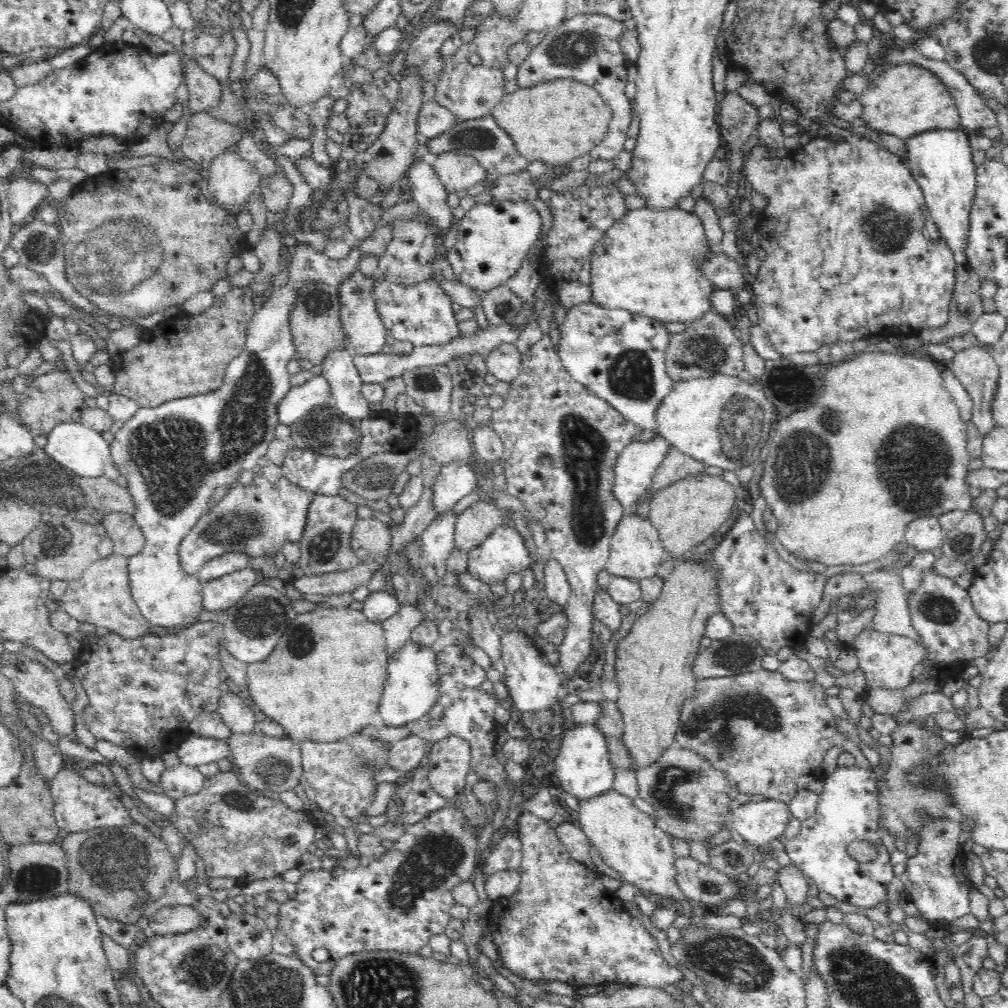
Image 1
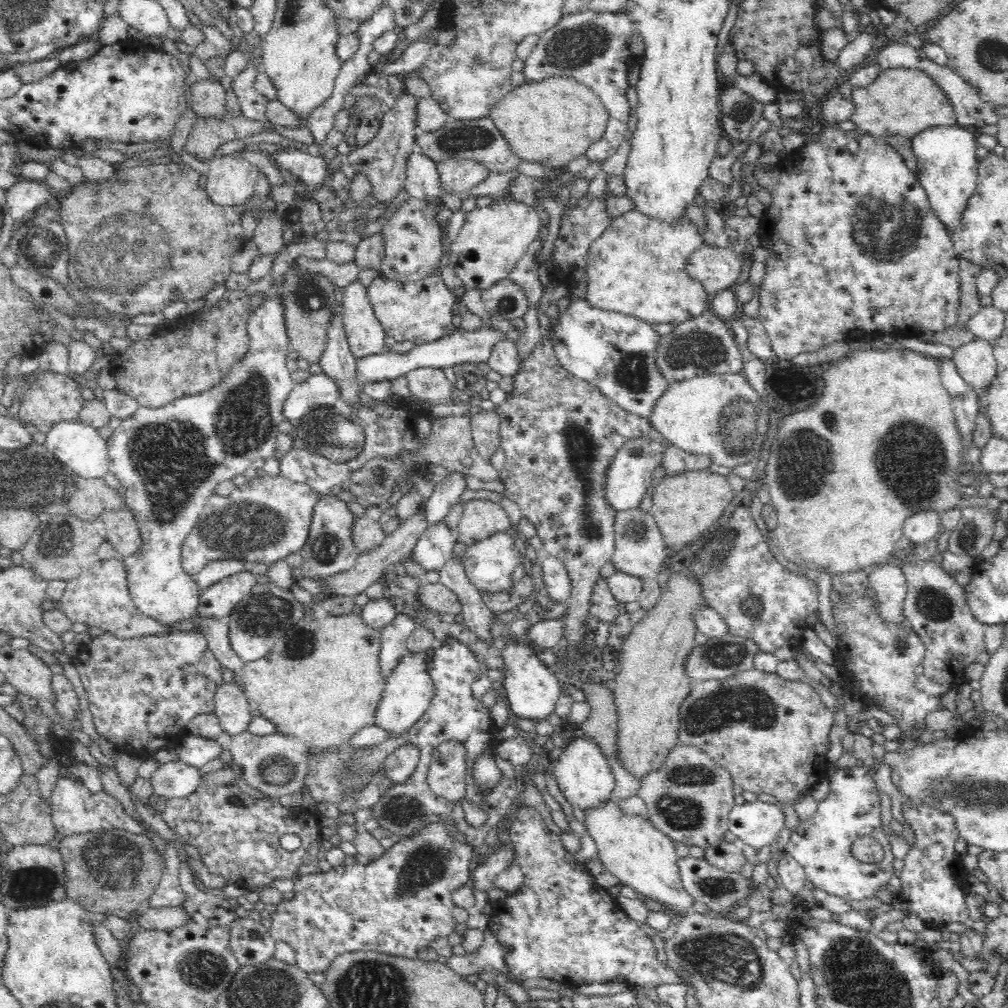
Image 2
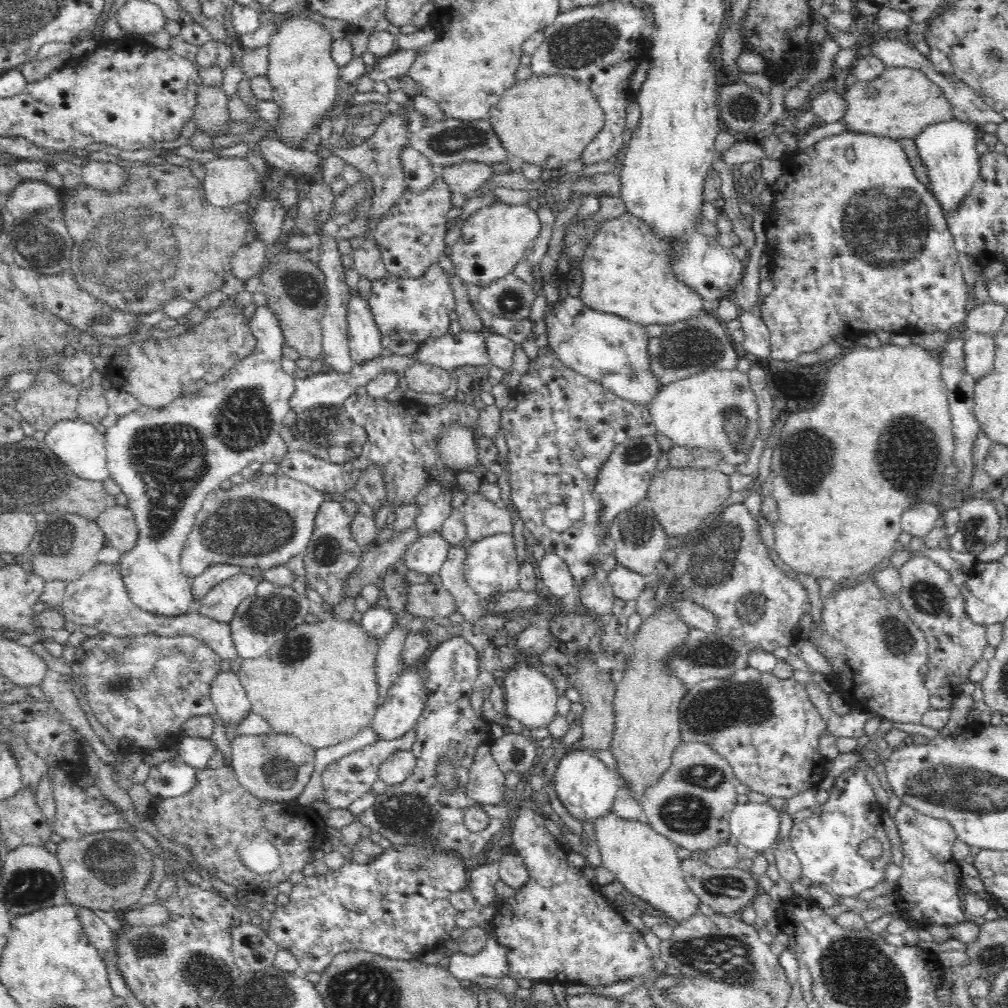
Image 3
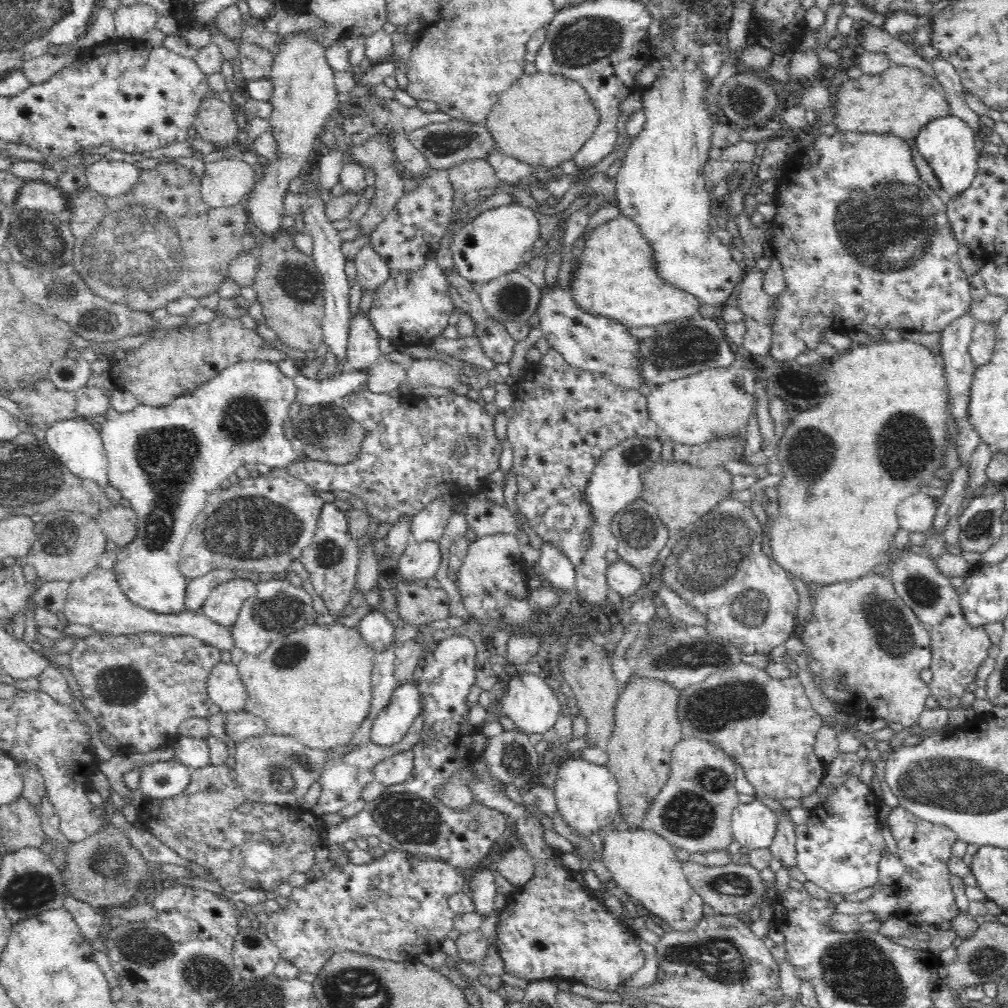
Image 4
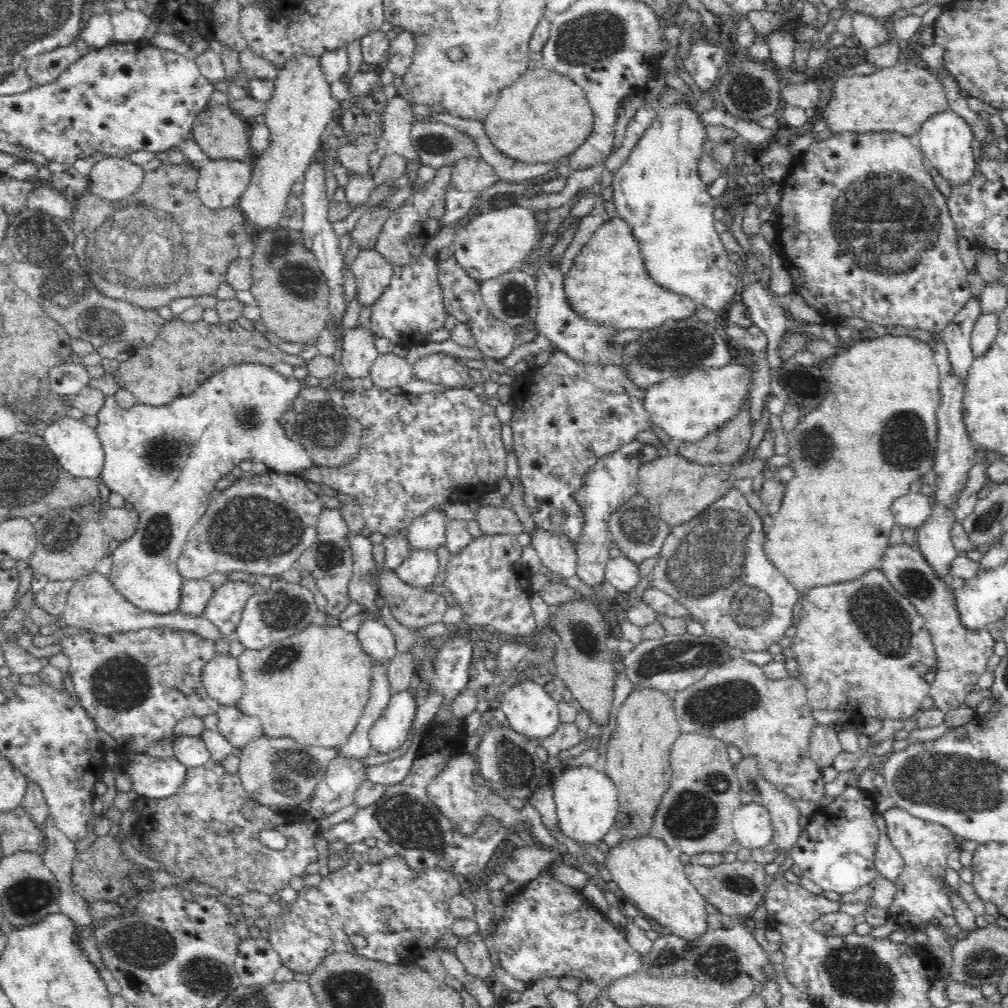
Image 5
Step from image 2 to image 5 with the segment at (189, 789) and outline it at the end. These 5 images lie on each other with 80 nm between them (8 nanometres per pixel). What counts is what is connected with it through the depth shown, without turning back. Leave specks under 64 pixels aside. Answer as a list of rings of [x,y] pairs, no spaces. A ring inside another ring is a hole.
[[[144,752],[134,753],[124,774],[130,776],[132,793],[136,796],[168,798],[184,784],[187,769],[175,756],[158,758]]]

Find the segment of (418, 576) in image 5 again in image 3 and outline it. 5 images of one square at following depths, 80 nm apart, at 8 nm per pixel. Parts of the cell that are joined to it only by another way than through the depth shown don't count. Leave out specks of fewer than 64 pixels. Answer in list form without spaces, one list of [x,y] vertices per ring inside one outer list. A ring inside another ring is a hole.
[[[441,532],[426,534],[408,545],[400,558],[399,568],[403,572],[410,570],[428,577],[439,574],[449,548]]]

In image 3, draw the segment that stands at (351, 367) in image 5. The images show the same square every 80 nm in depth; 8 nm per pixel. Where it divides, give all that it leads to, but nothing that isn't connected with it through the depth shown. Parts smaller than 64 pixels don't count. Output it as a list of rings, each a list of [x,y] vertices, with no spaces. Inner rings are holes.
[[[360,290],[352,294],[348,314],[349,323],[349,350],[352,363],[364,365],[374,361],[382,354],[384,348],[381,342],[381,333],[369,310],[368,302]]]

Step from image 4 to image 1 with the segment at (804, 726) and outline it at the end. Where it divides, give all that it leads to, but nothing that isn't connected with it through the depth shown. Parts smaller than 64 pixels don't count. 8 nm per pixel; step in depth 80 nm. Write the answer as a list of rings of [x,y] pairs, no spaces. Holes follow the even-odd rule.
[[[762,668],[755,671],[748,671],[746,674],[735,674],[732,676],[724,676],[722,678],[697,679],[695,683],[696,686],[692,696],[684,701],[681,710],[679,726],[676,732],[676,745],[692,749],[696,751],[696,753],[704,755],[704,758],[708,759],[708,761],[712,763],[712,766],[724,771],[727,775],[729,784],[732,787],[735,786],[738,793],[744,793],[748,796],[762,795],[765,798],[782,802],[784,805],[789,806],[790,802],[796,797],[796,794],[800,790],[807,789],[808,784],[810,784],[812,780],[824,780],[826,778],[824,770],[822,769],[822,762],[824,762],[824,755],[826,752],[832,748],[832,744],[836,744],[836,742],[838,742],[838,744],[844,744],[846,750],[852,752],[852,754],[858,750],[858,747],[856,748],[856,745],[854,746],[852,741],[848,742],[848,740],[844,740],[842,736],[836,734],[836,719],[838,721],[838,718],[825,703],[825,699],[828,696],[824,692],[825,688],[814,680],[794,682],[786,680],[786,678],[784,678],[778,671],[770,672]]]

